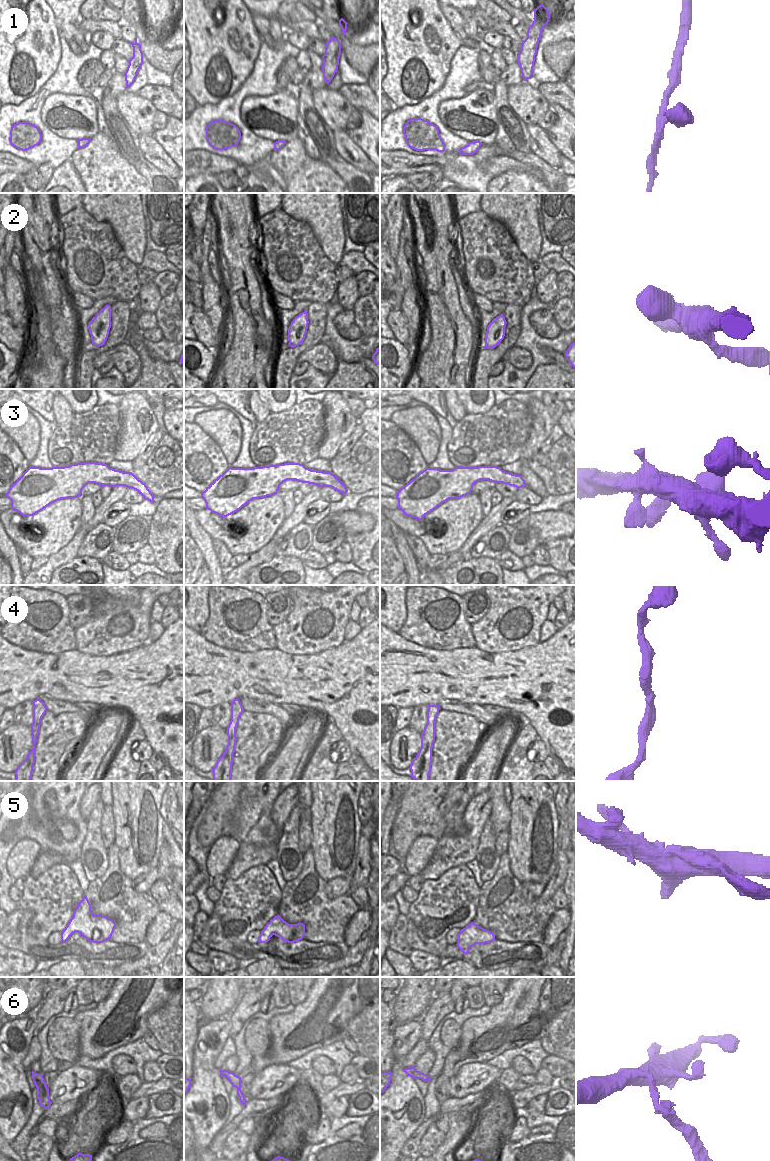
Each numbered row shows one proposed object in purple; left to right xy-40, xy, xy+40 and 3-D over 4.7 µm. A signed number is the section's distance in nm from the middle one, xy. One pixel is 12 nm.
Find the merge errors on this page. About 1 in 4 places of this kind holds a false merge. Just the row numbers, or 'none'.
6

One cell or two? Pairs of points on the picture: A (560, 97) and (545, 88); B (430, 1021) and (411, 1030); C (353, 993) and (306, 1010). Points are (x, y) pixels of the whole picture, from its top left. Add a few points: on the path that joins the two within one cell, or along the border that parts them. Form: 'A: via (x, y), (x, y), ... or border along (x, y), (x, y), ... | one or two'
A: via (556, 94), (549, 90) | one
B: border along (420, 1023), (421, 1038) | two
C: via (341, 997), (327, 1008), (318, 1008) | one

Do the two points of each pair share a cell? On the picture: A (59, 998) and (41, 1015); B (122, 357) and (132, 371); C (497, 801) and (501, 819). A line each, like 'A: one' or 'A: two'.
A: one
B: one
C: one

